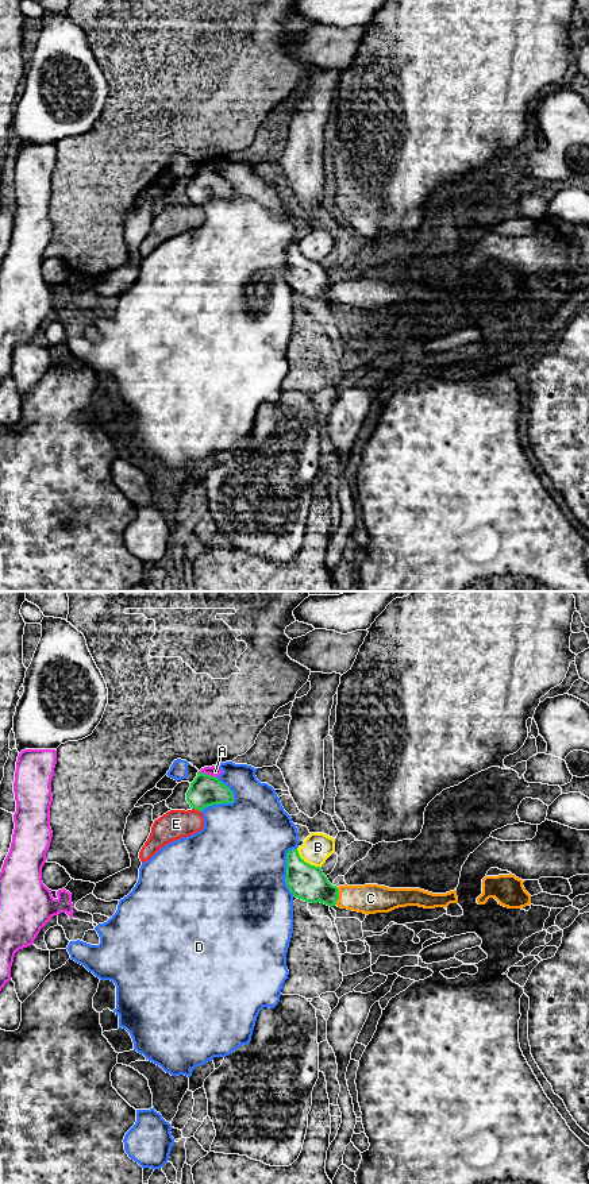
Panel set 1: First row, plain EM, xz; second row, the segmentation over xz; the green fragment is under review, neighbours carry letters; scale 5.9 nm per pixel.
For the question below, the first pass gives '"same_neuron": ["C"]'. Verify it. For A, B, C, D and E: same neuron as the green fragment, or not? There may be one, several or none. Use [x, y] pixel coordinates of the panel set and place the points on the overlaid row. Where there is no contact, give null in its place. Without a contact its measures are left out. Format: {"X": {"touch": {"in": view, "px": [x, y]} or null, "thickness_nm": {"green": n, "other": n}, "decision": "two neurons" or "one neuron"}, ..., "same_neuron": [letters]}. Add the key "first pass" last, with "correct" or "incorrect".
{"A": {"touch": {"in": "xz", "px": [208, 775]}, "thickness_nm": {"green": 190, "other": 70}, "decision": "two neurons"}, "B": {"touch": {"in": "xz", "px": [304, 862]}, "thickness_nm": {"green": 220, "other": 180}, "decision": "two neurons"}, "C": {"touch": {"in": "xz", "px": [338, 895]}, "thickness_nm": {"green": 220, "other": 180}, "decision": "one neuron"}, "D": {"touch": {"in": "xz", "px": [223, 802]}, "thickness_nm": {"green": 190, "other": 460}, "decision": "two neurons"}, "E": {"touch": {"in": "xz", "px": [196, 809]}, "thickness_nm": {"green": 190, "other": 180}, "decision": "two neurons"}, "same_neuron": ["C"], "first pass": "correct"}

